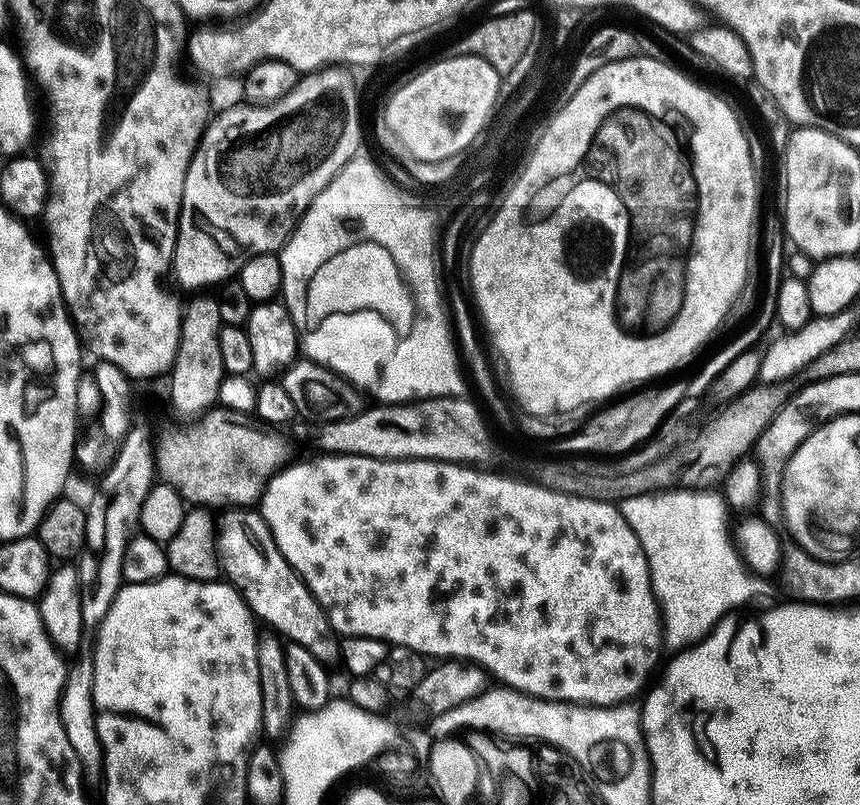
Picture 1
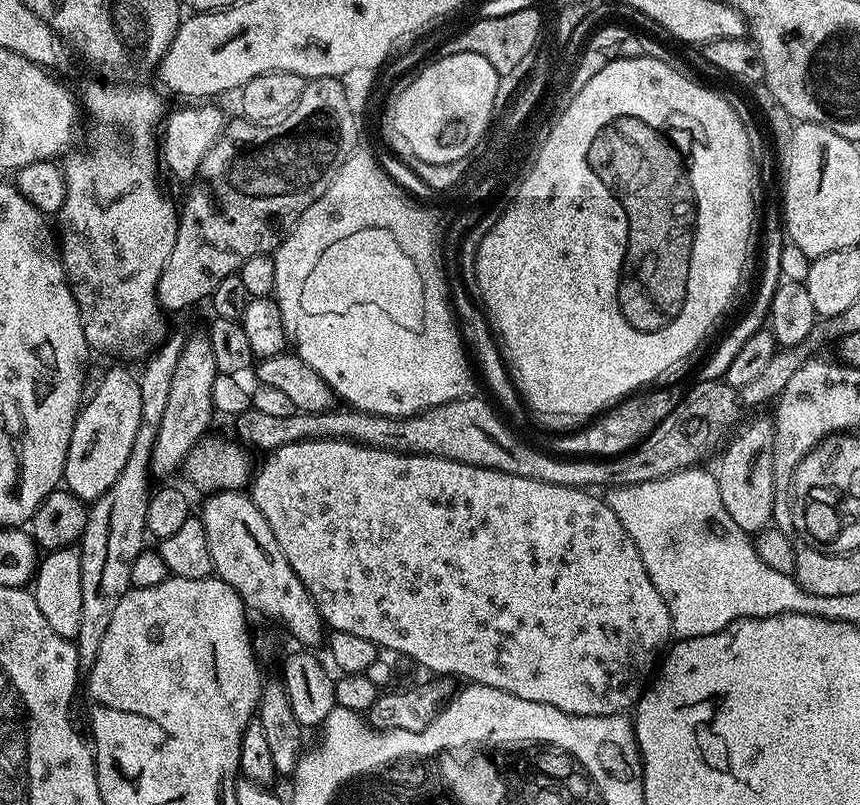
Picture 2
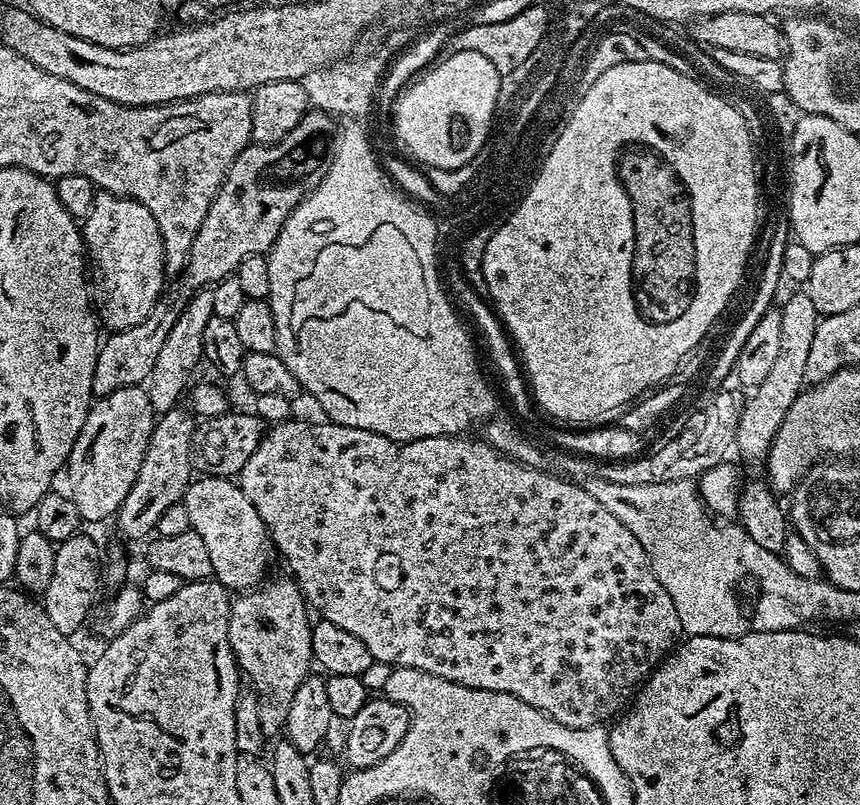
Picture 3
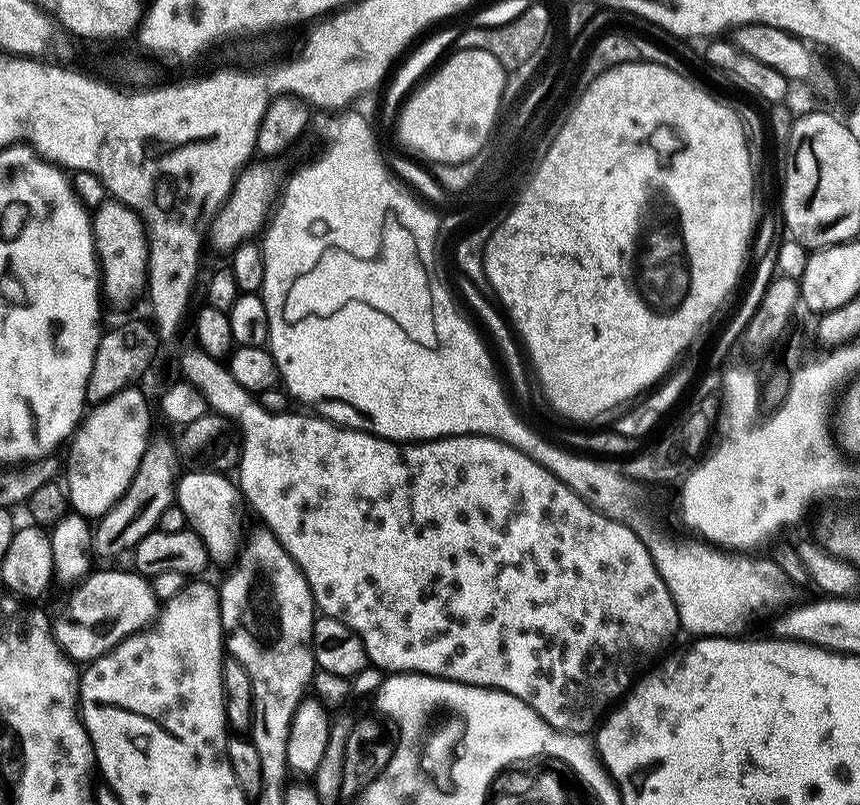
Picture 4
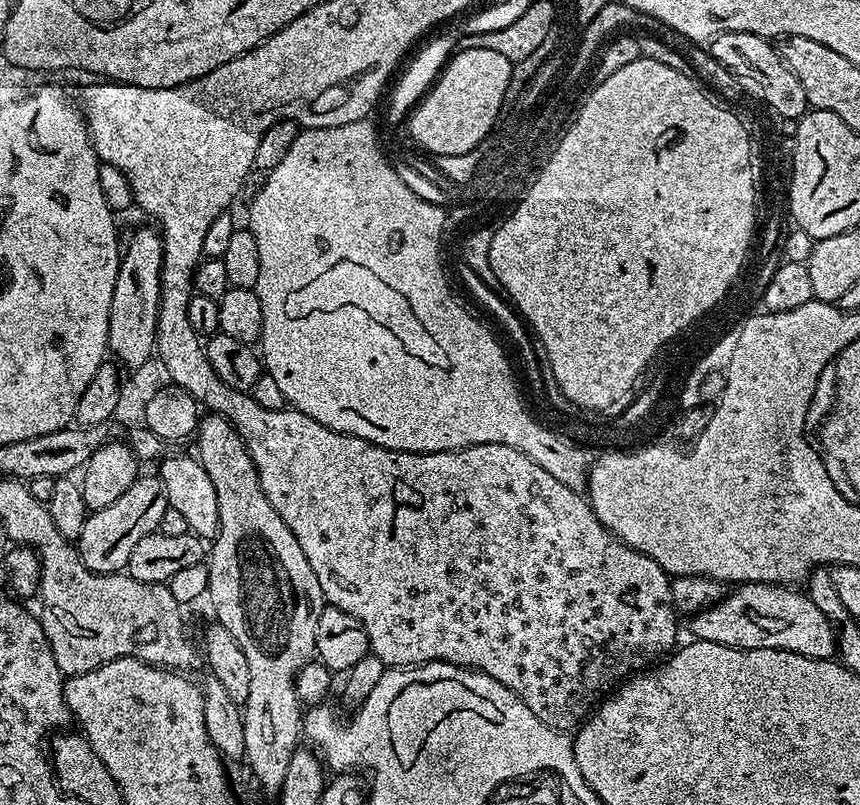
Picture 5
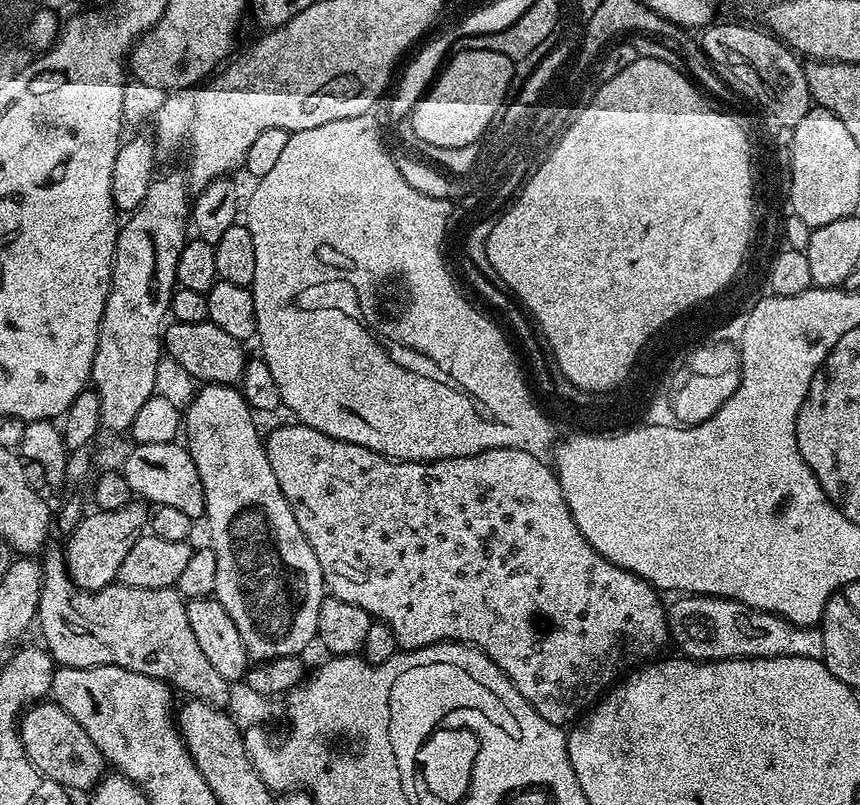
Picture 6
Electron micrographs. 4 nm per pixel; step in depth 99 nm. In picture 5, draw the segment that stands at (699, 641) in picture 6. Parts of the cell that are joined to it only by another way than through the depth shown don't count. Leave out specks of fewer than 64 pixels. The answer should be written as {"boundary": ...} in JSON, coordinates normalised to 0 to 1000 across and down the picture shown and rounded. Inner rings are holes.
{"boundary":[[[862,725],[845,740],[803,766],[808,794],[867,807],[914,807],[948,820],[966,820],[973,814],[969,771],[934,734],[906,725]]]}

